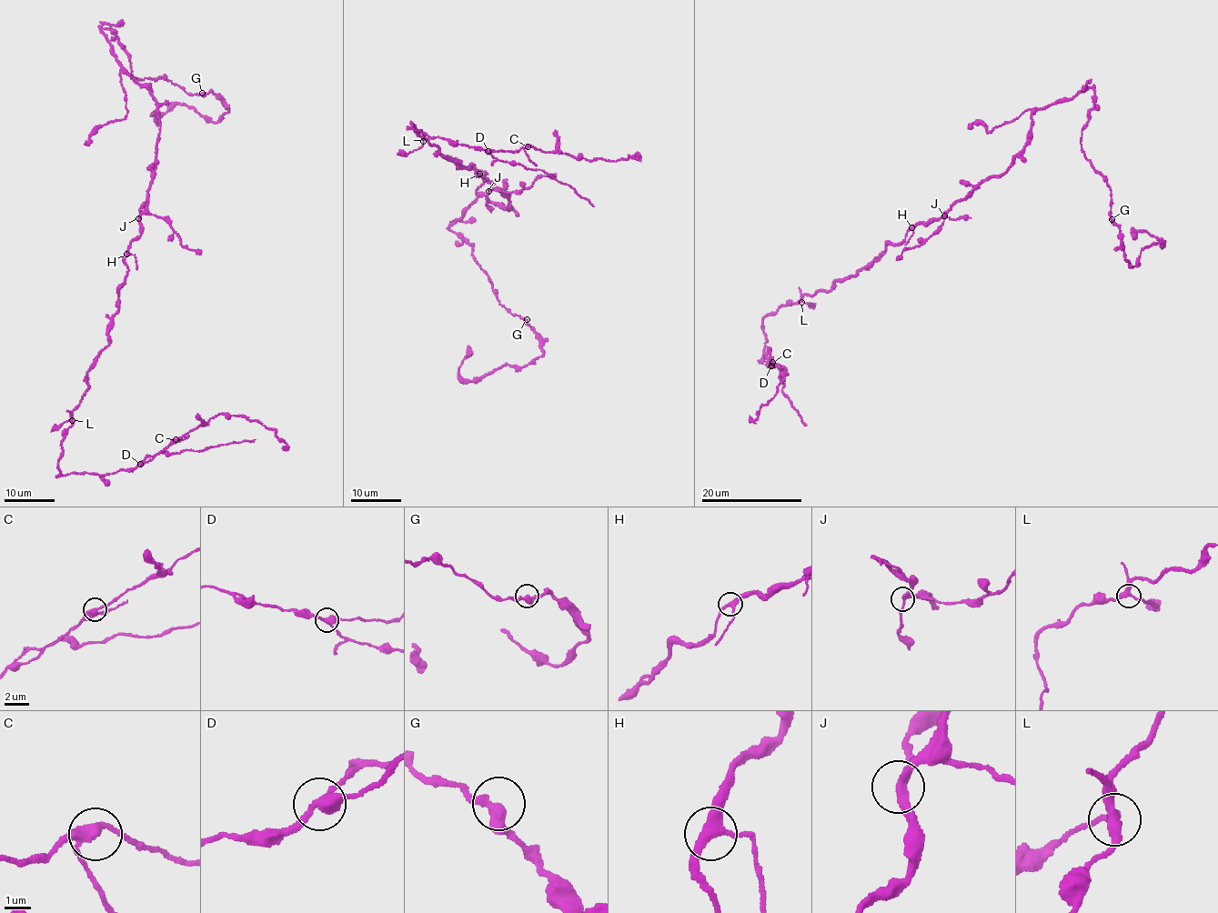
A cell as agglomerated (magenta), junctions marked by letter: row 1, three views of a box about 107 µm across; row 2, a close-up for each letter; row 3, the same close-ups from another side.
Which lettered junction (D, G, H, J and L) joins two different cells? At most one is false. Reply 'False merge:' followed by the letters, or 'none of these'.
False merge: D

